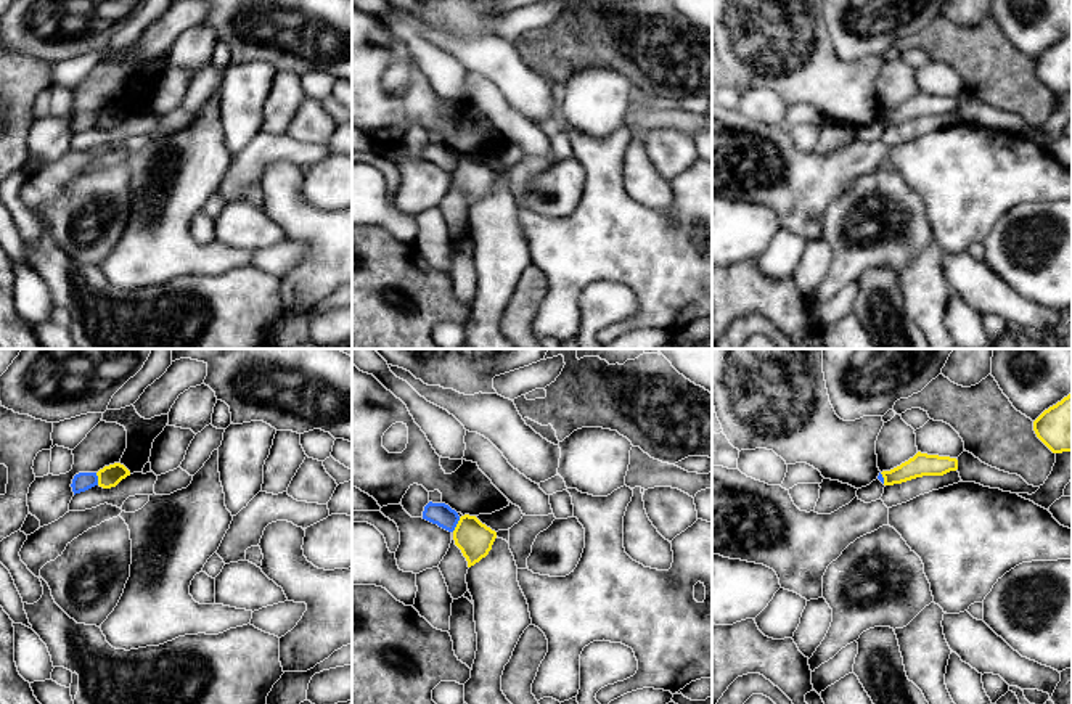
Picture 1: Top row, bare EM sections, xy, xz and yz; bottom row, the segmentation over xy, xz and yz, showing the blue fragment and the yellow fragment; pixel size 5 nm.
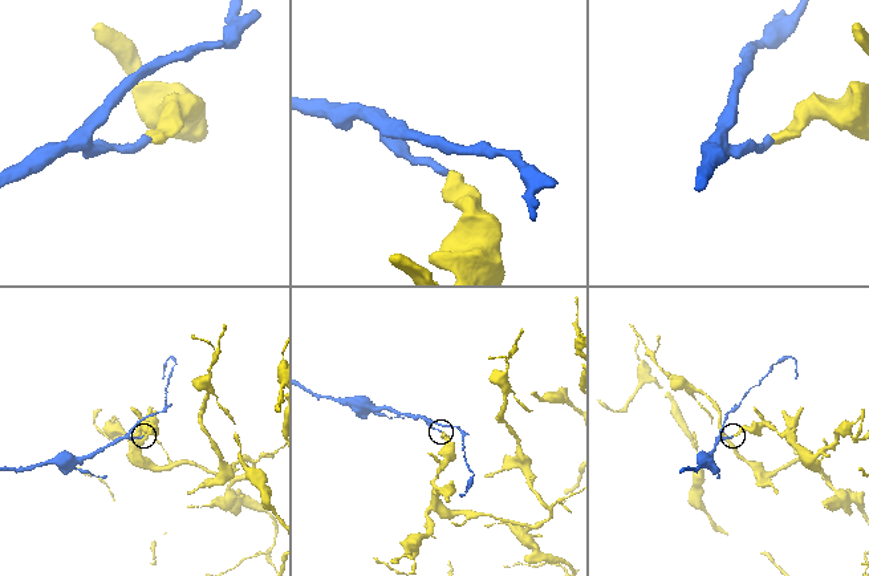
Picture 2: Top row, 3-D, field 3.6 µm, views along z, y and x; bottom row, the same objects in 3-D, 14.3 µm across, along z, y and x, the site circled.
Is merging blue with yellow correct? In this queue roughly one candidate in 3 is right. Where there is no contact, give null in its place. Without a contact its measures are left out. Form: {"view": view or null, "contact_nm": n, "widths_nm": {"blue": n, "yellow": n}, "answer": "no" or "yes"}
{"view": "xz", "contact_nm": 80, "widths_nm": {"blue": 110, "yellow": 180}, "answer": "no"}

